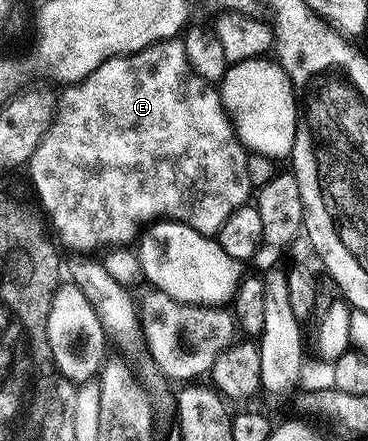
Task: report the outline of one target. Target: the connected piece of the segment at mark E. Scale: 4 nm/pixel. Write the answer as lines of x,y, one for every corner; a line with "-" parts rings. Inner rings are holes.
161,39
159,43
153,43
150,47
144,47
131,55
118,55
115,59
105,59
88,77
84,77
79,83
71,83
65,88
62,100
57,100
53,119
50,120
50,128
44,133
36,153
28,164
30,177
34,181
34,187
38,190
45,214
56,231
62,227
58,235
66,235
63,248
74,253
98,253
107,249
122,249
133,244
141,236
144,229
151,223
159,221
173,221
186,223
192,229
200,233
214,237
217,236
220,225
228,221
228,217
237,207
247,206
252,188
248,181
248,151
242,146
242,141
234,131
234,125
226,116
226,107
222,103
219,88
209,83
204,77
200,77
192,69
188,61
188,53
184,49
182,39

